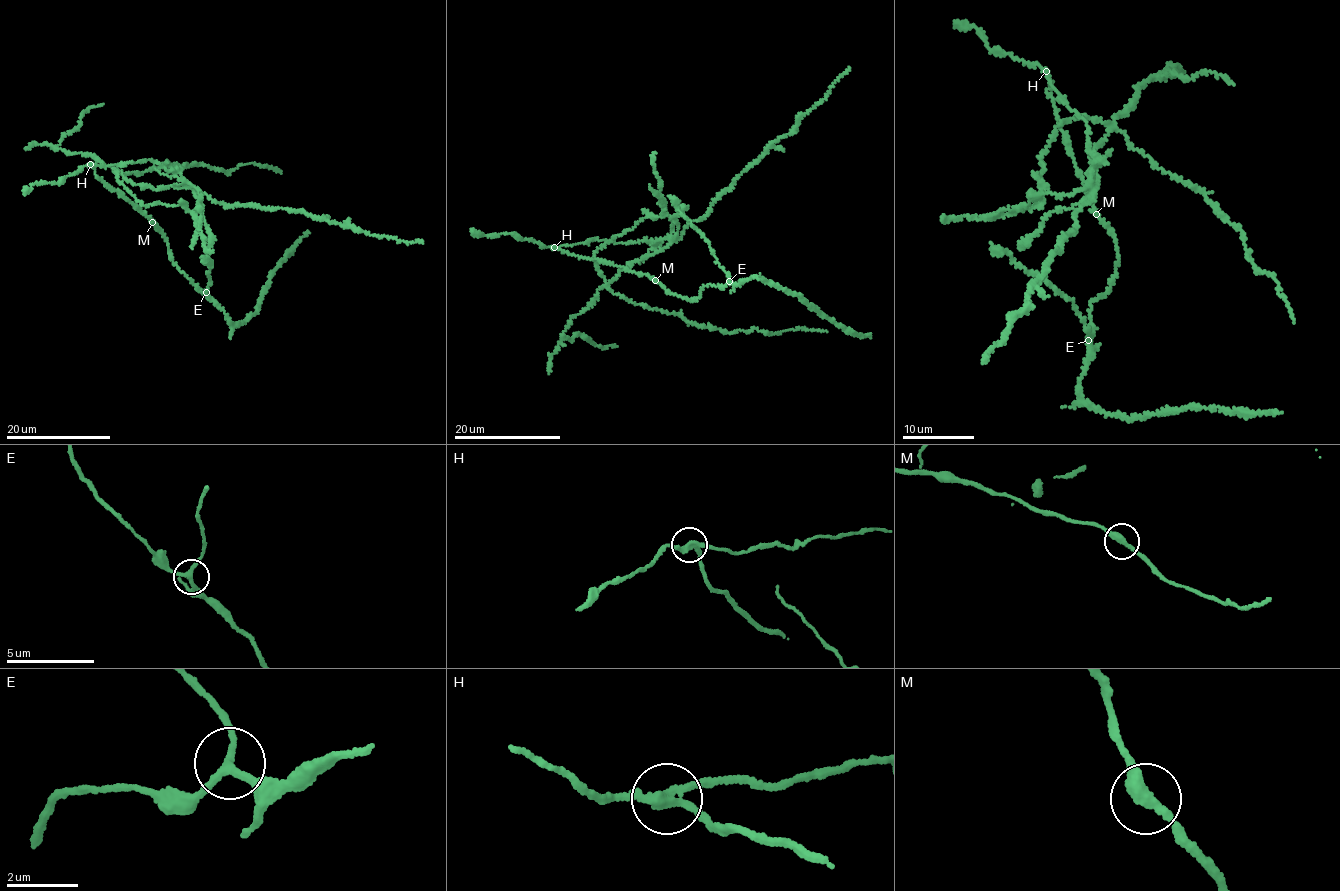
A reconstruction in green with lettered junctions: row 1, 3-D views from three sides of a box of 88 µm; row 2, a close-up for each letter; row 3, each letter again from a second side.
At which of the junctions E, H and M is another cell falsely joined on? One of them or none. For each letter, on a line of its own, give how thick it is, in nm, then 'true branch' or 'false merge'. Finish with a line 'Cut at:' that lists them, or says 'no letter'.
E: calibre 200 nm; true branch
H: calibre 240 nm; false merge
M: calibre 320 nm; true branch
Cut at: H

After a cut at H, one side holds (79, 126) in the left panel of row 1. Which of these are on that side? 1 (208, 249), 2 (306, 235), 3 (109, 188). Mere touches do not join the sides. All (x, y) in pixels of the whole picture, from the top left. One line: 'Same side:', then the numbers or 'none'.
Same side: 1

